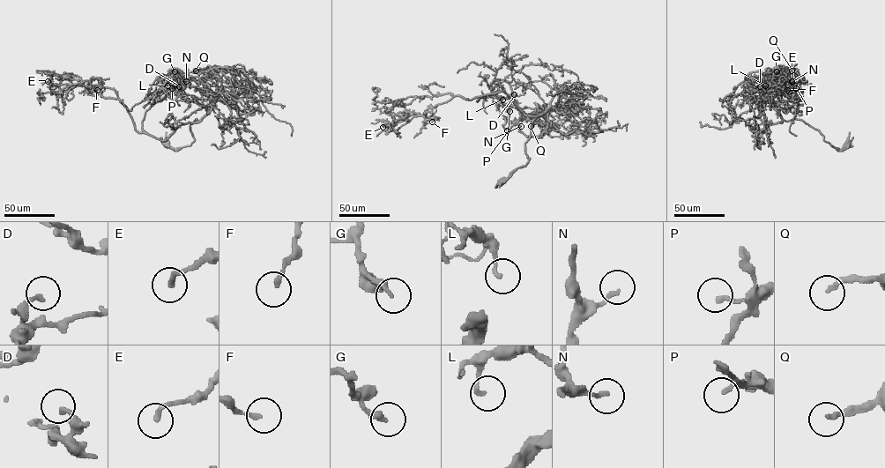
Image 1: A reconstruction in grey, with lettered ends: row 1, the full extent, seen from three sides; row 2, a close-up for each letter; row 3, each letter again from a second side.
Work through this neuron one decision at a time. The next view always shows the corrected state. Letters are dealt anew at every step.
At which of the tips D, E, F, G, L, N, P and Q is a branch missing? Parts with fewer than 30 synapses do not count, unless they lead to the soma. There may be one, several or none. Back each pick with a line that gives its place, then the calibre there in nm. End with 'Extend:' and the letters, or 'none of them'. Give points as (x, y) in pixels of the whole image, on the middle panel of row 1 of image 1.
Extend: none of them

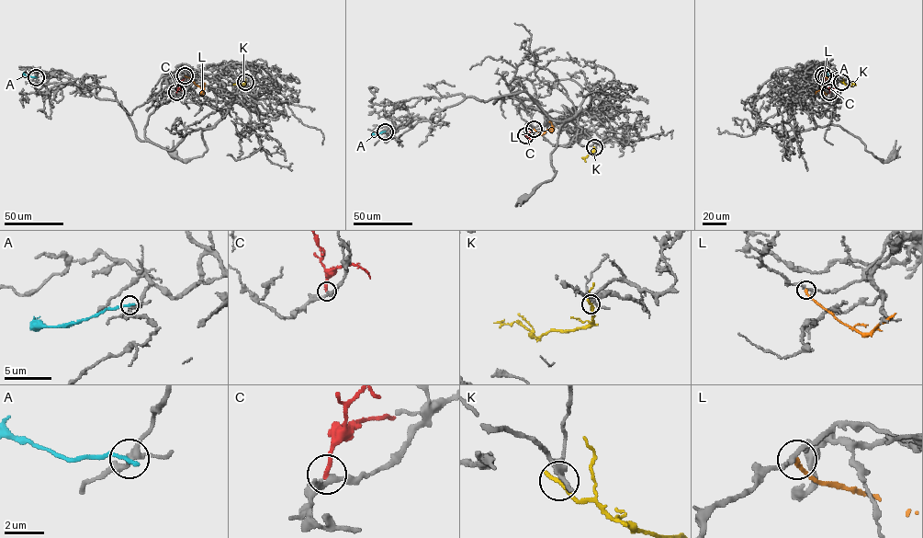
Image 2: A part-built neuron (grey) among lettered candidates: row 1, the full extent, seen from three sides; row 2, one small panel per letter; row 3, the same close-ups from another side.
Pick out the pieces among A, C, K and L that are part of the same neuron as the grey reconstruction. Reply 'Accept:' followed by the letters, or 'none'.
Accept: none

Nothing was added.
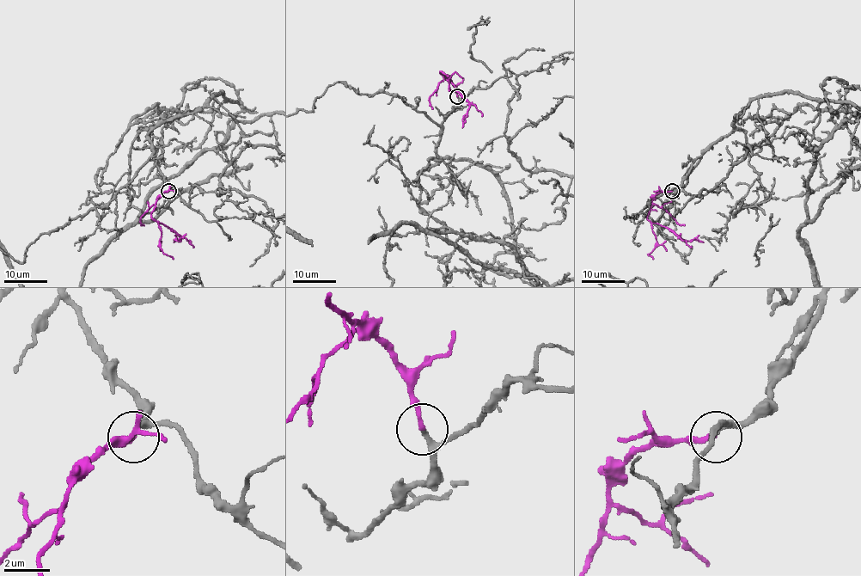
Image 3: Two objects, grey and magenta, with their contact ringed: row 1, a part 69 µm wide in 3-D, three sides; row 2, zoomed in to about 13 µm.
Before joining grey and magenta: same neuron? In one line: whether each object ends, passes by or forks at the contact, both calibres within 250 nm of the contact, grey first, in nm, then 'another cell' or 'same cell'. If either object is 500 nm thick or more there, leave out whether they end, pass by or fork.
grey passes by; magenta ends; calibres 150 and 200 nm; same cell

